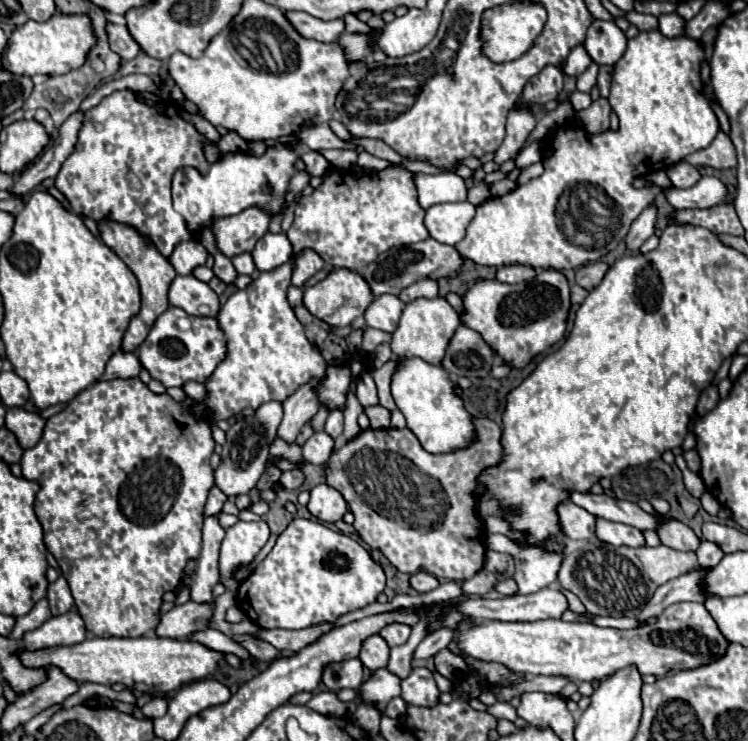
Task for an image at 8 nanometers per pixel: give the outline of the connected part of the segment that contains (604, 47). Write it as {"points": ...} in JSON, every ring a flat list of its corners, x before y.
{"points":[[594,20,586,32,584,48,598,66,614,66,626,50,626,36,614,22]]}

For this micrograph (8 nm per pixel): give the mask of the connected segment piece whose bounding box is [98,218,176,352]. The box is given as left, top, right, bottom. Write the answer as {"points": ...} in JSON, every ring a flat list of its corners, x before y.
{"points":[[104,218,104,220,98,222,98,230,100,230,102,242,106,246,110,246,126,262,126,266,134,272,134,276,138,278,138,284,140,284,142,306,140,306,140,312,130,320,130,326,126,328,124,340,122,340,122,348,126,352,134,352,144,342,144,338,146,338,148,330,152,328,152,324,156,322,156,318,170,306,168,304,168,288,170,288,172,278,176,276,176,270,172,268,172,264,168,262,168,258,162,256,156,250,156,246,146,236,142,236,134,226]]}

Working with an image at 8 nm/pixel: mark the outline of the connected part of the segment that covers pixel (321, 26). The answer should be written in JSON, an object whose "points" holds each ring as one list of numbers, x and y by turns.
{"points":[[286,12,286,18,294,26,294,30,308,38,308,40,318,40,318,42,332,42,344,32,344,20,320,20,316,16,310,16,308,12]]}

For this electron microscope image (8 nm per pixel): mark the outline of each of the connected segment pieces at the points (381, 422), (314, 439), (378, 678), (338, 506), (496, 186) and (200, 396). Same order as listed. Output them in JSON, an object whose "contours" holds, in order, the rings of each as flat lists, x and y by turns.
{"contours":[[[370,406,368,410,364,410,366,416,370,418,370,424,374,430,382,430,382,428,390,428,390,410,386,410,384,406]],[[314,432,302,446,302,456,306,462,310,464,324,464,330,454,332,454,332,446,334,446,334,440,328,438,328,434,324,432]],[[388,668,374,670,358,688,358,698,364,704,374,704,380,712,384,712,386,704,396,696,400,696,400,678]],[[318,484,310,492,308,510,322,522,338,522,348,512,348,504,338,490,328,484]],[[502,179,495,182,490,187,490,192,493,197,503,196,517,187,517,184,508,179]],[[188,382,183,387,184,392,187,396,200,402,206,397,206,388,203,384,197,382]]]}

